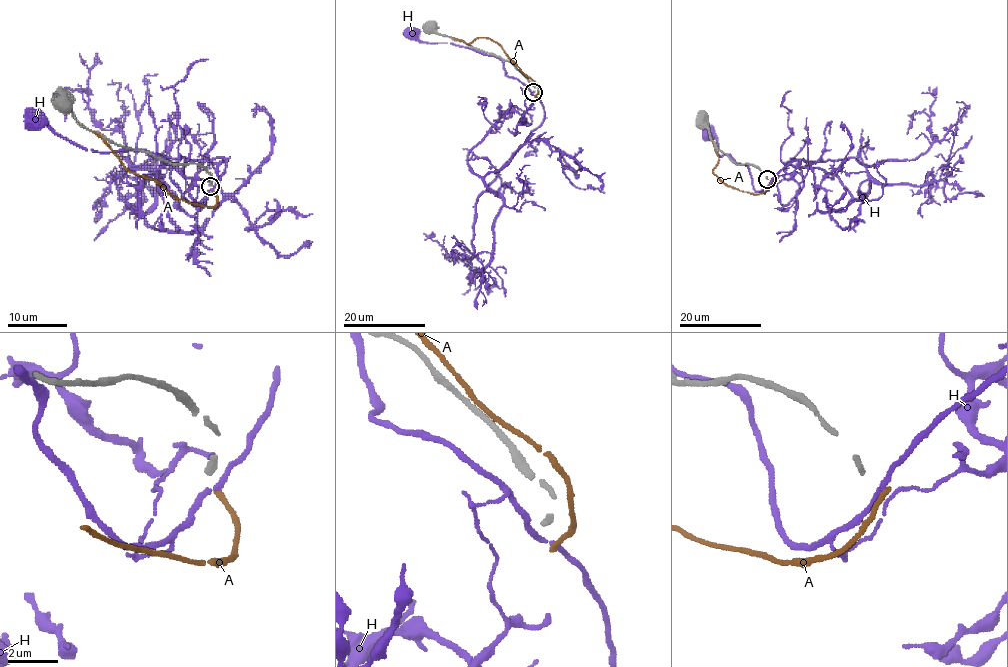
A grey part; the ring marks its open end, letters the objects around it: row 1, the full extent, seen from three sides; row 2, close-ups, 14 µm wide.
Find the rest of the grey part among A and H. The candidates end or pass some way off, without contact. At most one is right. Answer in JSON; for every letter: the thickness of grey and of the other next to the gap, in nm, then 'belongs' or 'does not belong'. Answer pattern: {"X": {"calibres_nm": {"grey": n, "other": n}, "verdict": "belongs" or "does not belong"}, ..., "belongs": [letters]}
{"A": {"calibres_nm": {"grey": 260, "other": 240}, "verdict": "does not belong"}, "H": {"calibres_nm": {"grey": 260, "other": 200}, "verdict": "does not belong"}, "belongs": []}

